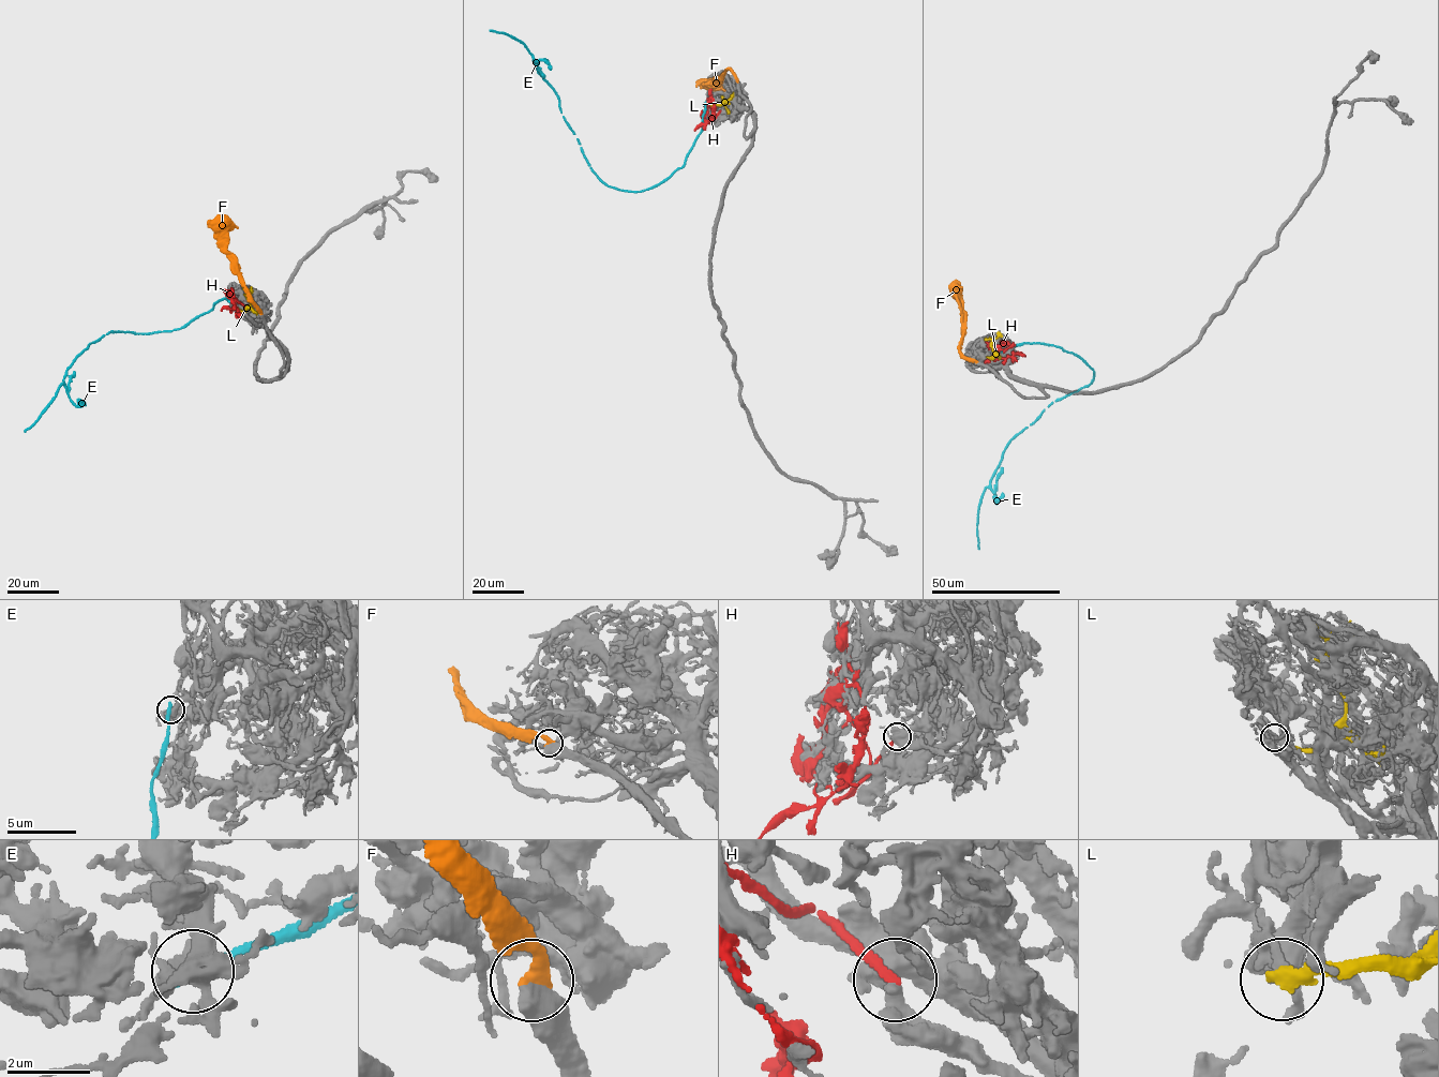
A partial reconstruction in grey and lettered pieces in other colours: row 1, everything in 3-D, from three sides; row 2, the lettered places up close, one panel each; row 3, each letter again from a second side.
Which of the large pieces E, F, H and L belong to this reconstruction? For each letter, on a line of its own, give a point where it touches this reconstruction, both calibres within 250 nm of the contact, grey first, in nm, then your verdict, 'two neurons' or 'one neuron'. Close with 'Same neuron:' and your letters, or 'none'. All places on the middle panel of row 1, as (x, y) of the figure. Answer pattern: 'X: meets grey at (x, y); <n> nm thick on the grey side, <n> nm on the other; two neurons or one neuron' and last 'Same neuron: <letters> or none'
E: meets grey at (706, 103); 500 nm thick on the grey side, 320 nm on the other; two neurons
F: meets grey at (736, 81); 650 nm thick on the grey side, 360 nm on the other; one neuron
H: meets grey at (720, 110); 380 nm thick on the grey side, 220 nm on the other; two neurons
L: meets grey at (711, 105); 240 nm thick on the grey side, 360 nm on the other; two neurons
Same neuron: F

